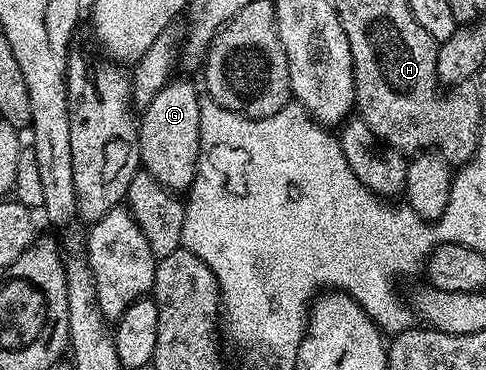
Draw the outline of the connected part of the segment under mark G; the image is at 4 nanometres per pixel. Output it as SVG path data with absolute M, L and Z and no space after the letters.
M173 78L154 94L154 102L143 108L138 120L138 150L143 171L177 194L187 193L196 180L196 167L200 161L200 101L201 97L196 96L196 88L190 81Z

